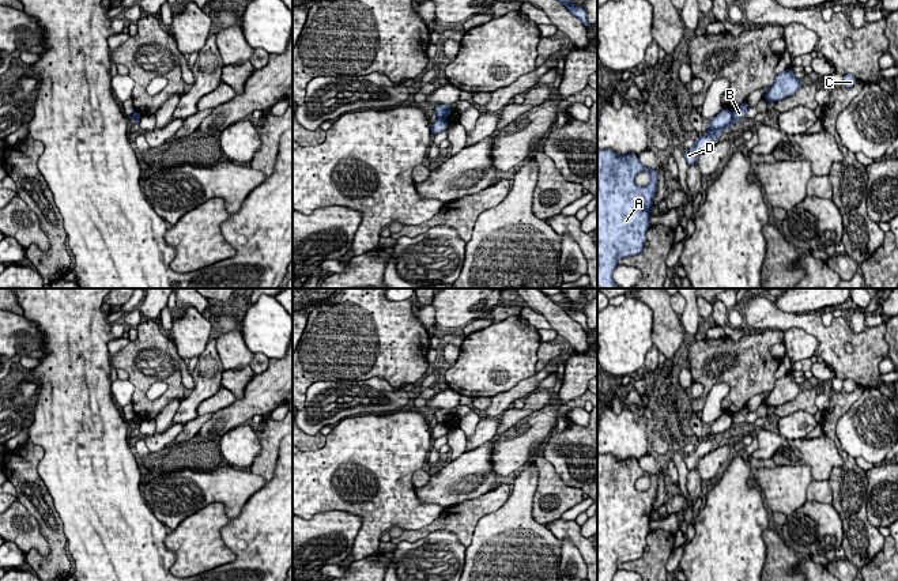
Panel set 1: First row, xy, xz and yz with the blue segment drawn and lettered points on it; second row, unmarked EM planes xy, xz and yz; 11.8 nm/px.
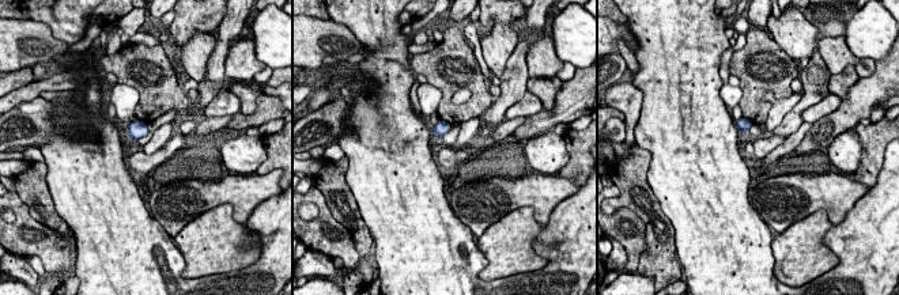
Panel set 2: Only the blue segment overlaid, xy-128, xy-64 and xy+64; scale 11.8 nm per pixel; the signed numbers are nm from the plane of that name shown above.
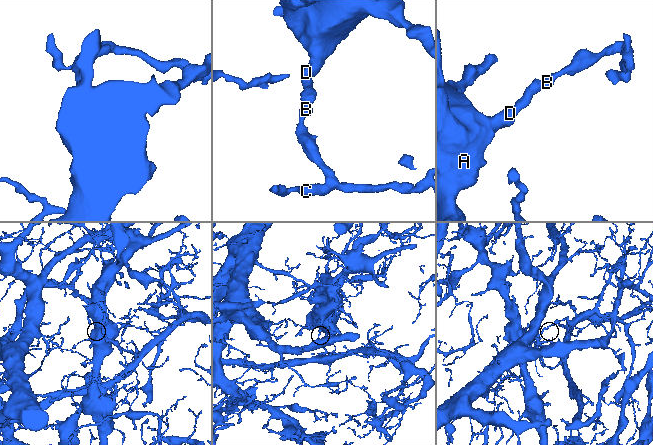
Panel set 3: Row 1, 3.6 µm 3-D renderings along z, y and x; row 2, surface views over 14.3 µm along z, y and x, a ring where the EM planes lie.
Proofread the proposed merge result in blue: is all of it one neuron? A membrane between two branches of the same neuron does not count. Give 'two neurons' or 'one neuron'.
two neurons

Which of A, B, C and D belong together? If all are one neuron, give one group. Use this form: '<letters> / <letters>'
A D / B C

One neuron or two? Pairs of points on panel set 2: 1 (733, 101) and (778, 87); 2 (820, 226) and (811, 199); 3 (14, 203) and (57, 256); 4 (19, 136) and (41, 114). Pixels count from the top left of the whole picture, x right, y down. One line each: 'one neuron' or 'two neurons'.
1: two neurons
2: two neurons
3: one neuron
4: one neuron

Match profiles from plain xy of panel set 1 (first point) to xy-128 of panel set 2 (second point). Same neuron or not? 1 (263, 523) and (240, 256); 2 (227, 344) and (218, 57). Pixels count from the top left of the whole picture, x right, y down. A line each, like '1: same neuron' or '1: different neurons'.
1: different neurons
2: different neurons

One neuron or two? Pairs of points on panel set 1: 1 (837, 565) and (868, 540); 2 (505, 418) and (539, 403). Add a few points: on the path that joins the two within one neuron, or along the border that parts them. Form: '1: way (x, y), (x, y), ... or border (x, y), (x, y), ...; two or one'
1: border (845, 557), (856, 566); two
2: way (513, 415), (524, 412), (531, 406); one

